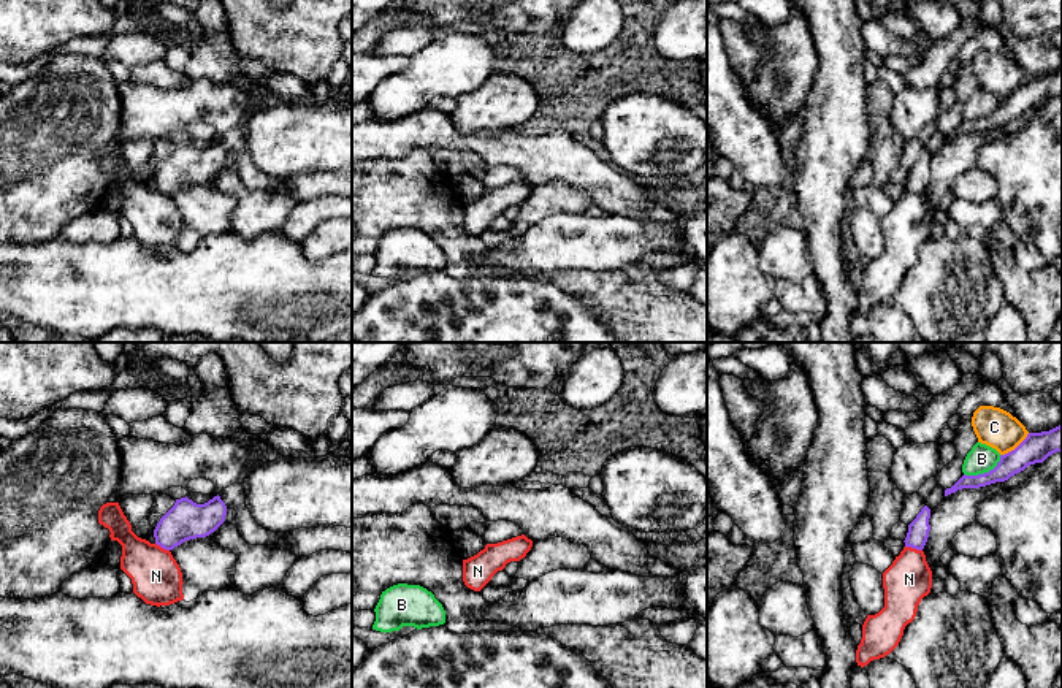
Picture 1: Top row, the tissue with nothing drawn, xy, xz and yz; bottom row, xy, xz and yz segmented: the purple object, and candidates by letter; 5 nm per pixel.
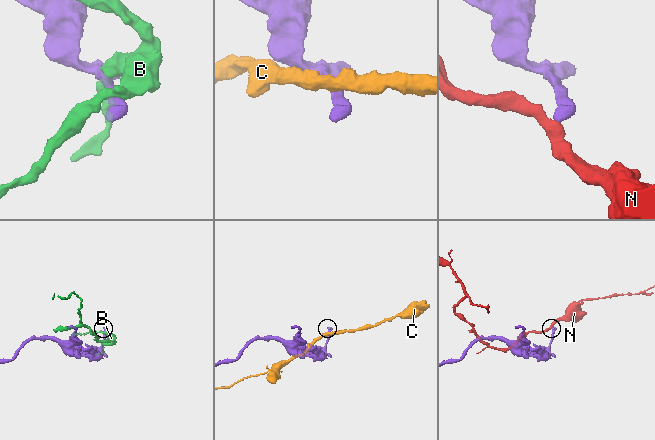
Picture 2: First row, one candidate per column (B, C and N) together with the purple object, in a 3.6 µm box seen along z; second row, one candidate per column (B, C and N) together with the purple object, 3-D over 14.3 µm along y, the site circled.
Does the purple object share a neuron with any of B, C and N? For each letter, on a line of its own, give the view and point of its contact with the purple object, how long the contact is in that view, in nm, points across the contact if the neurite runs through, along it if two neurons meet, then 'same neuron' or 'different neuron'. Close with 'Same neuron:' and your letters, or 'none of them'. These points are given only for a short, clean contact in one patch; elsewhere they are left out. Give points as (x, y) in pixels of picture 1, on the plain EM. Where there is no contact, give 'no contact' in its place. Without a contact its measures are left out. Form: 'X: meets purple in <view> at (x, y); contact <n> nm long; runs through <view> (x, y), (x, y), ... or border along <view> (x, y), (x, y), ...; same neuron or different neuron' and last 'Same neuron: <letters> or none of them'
B: meets purple in yz at (985, 118); contact 220 nm long; different neuron
C: meets purple in yz at (1016, 92); contact 190 nm long; border along yz (1029, 78), (1013, 94), (1000, 100); different neuron
N: meets purple in yz at (913, 192); contact 90 nm long; border along yz (905, 191), (921, 195); different neuron
Same neuron: none of them

